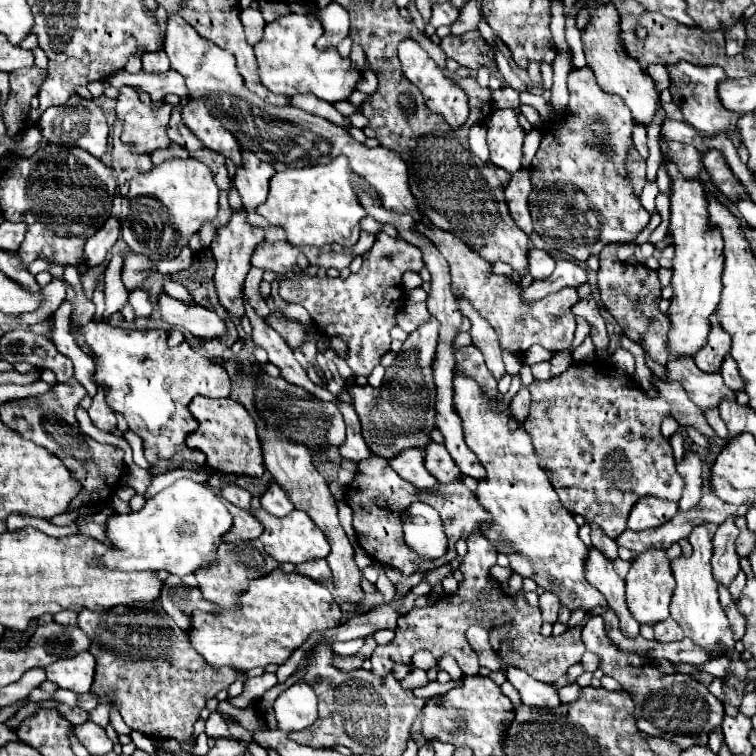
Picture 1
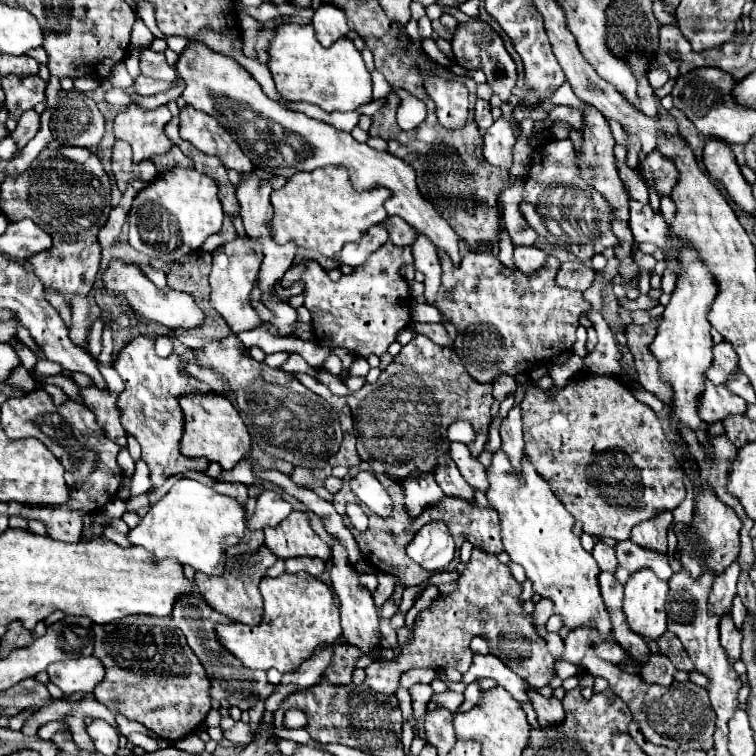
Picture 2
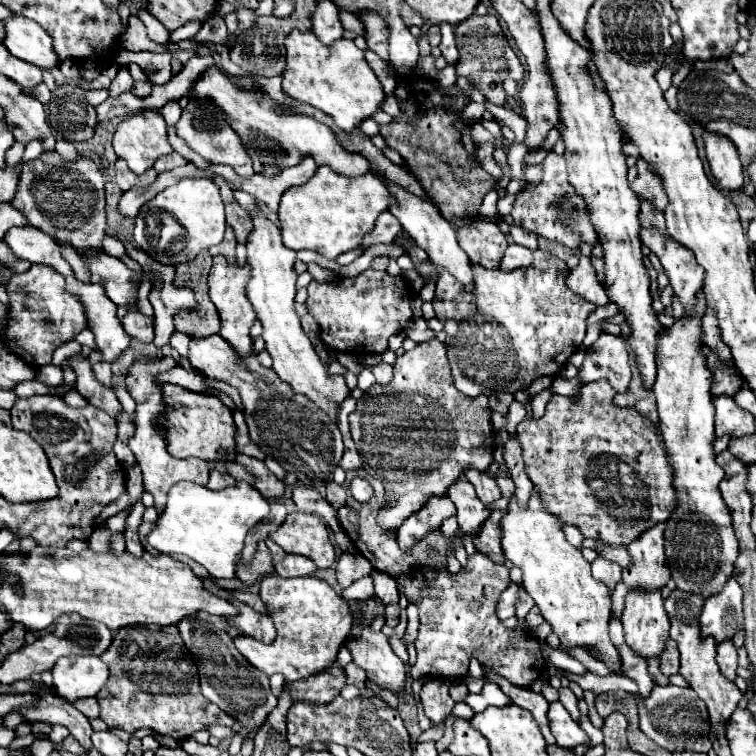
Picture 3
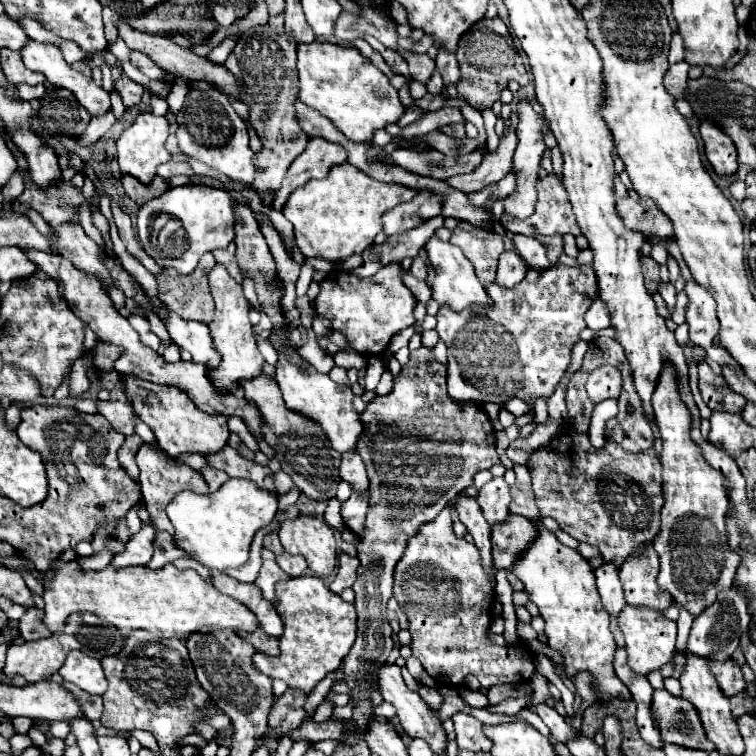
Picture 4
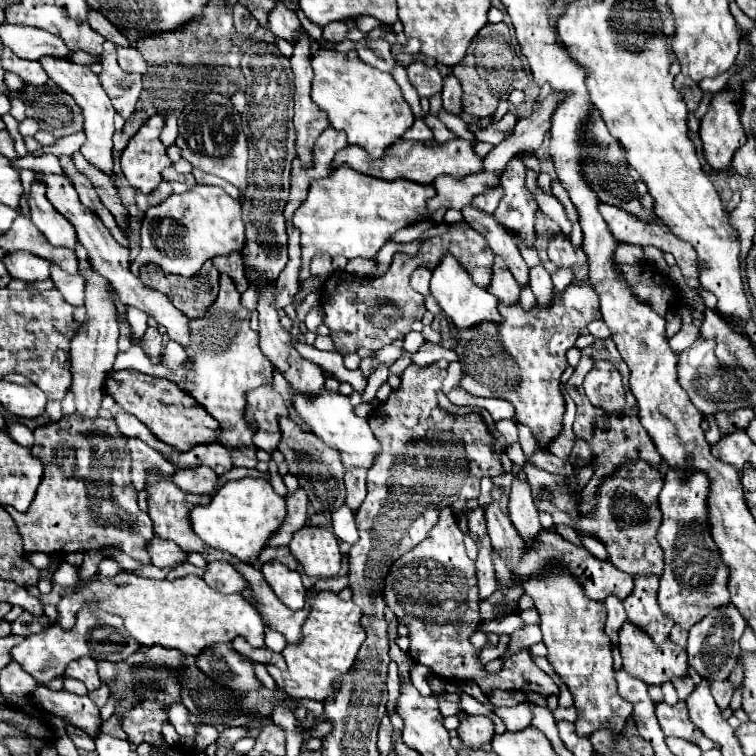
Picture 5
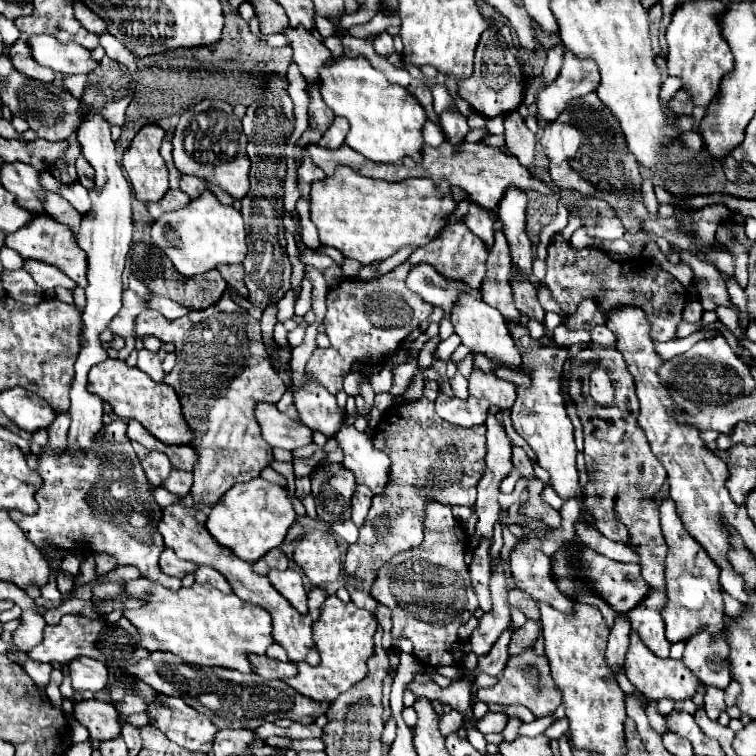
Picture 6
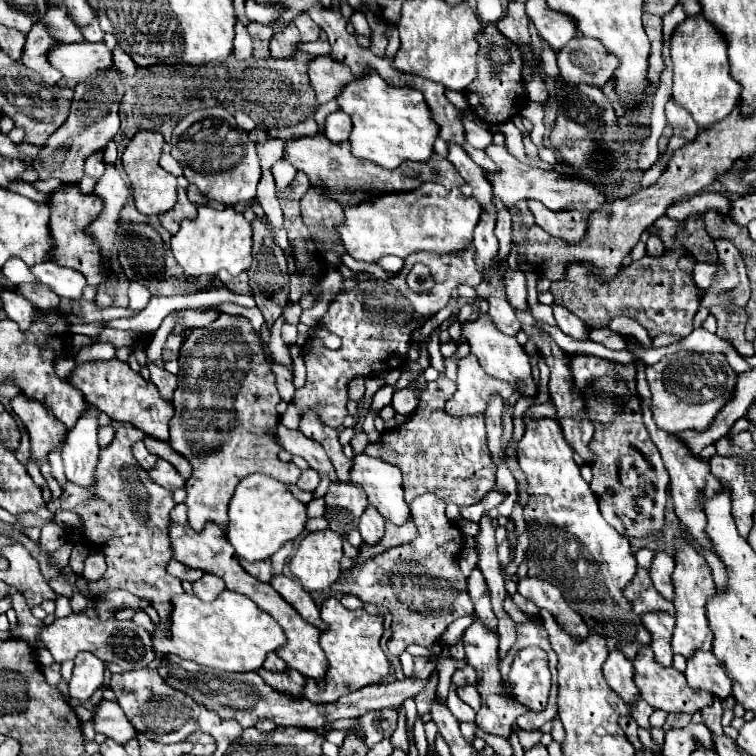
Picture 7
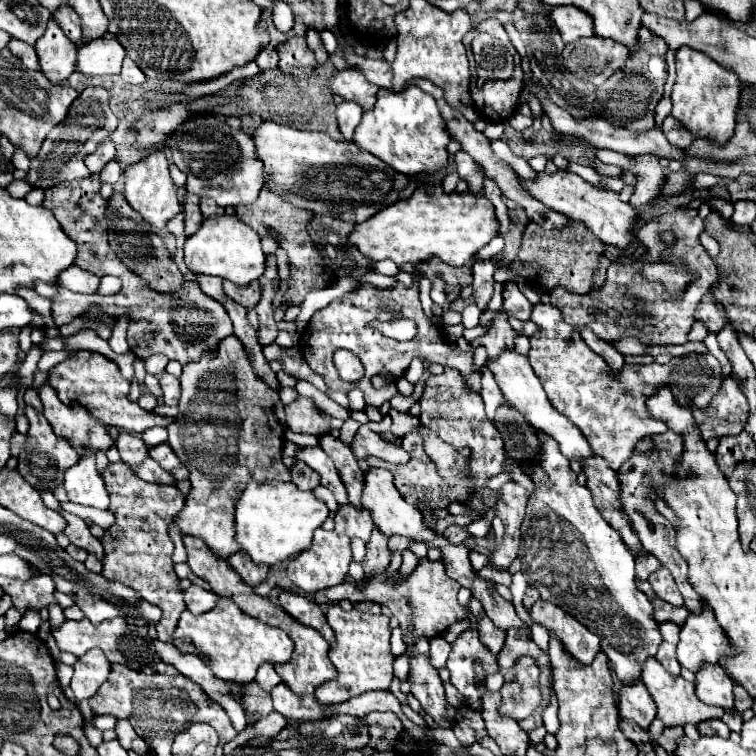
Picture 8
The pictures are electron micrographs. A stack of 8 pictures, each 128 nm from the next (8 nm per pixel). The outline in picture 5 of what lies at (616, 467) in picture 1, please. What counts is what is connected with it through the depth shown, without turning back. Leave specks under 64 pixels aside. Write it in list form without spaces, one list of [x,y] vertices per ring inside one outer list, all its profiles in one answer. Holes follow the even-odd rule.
[[[608,360],[592,366],[584,378],[584,392],[594,406],[600,406],[608,412],[618,412],[626,404],[622,376],[616,372],[616,368],[612,368],[612,364],[608,364]],[[644,460],[628,462],[626,466],[616,468],[612,476],[604,478],[600,484],[600,492],[596,492],[596,508],[592,512],[578,512],[576,516],[560,510],[552,502],[552,488],[544,486],[538,492],[538,510],[548,512],[554,518],[554,524],[566,524],[576,532],[596,536],[608,550],[610,562],[616,564],[622,572],[632,576],[636,574],[662,574],[664,560],[662,548],[658,546],[656,532],[660,528],[660,508],[658,494],[662,490],[662,474],[660,470],[644,464]]]

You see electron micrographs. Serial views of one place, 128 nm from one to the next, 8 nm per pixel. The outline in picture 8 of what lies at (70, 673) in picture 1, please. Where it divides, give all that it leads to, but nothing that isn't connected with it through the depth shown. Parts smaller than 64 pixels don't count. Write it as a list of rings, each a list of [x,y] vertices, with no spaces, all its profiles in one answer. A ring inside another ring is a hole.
[[[88,650],[84,656],[78,658],[74,664],[74,676],[72,676],[72,692],[76,700],[84,700],[96,694],[96,690],[104,684],[110,672],[110,662],[104,658],[100,650]]]

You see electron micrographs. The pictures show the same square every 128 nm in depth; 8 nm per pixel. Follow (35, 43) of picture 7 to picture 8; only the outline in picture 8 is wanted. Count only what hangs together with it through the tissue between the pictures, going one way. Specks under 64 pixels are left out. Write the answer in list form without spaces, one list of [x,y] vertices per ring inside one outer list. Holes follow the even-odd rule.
[[[50,20],[44,36],[34,44],[42,74],[52,84],[64,84],[76,70],[76,44],[70,42],[64,30]]]

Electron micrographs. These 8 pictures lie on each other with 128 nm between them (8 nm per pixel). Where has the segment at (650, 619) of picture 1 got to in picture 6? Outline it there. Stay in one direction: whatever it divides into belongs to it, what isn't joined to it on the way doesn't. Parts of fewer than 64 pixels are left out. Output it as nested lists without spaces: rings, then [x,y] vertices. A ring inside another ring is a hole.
[[[630,632],[630,648],[626,654],[626,662],[624,662],[624,670],[628,680],[648,698],[648,700],[660,700],[660,698],[672,698],[672,700],[686,700],[692,698],[696,688],[698,688],[698,680],[696,676],[692,676],[692,672],[688,672],[688,668],[684,668],[682,658],[674,660],[674,658],[658,658],[642,640],[640,636],[636,636],[636,632]]]

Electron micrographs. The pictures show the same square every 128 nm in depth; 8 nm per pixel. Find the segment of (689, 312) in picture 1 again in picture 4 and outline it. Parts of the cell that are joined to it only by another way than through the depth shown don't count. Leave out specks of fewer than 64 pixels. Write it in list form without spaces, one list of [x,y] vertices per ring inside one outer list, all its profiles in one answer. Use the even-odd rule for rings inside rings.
[[[664,364],[652,396],[654,418],[662,438],[660,462],[664,478],[662,528],[654,540],[654,550],[658,552],[662,566],[658,574],[660,588],[666,588],[678,604],[696,616],[716,600],[718,592],[728,590],[734,584],[740,556],[728,548],[728,498],[722,484],[724,476],[704,460],[702,448],[690,438],[692,414],[680,398],[678,384],[676,368]]]

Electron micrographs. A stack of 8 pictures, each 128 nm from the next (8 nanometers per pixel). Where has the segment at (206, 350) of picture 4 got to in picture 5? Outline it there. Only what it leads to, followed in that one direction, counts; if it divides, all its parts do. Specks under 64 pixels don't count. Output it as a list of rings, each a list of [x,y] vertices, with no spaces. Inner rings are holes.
[[[40,174],[40,180],[42,184],[46,186],[46,196],[50,200],[50,204],[64,216],[68,218],[74,228],[76,228],[76,234],[78,234],[78,242],[88,250],[88,260],[92,264],[92,268],[110,280],[112,288],[118,292],[120,300],[128,306],[134,306],[142,312],[146,312],[148,316],[154,316],[158,324],[166,326],[168,330],[168,338],[182,344],[182,346],[188,346],[190,342],[190,318],[186,318],[180,310],[176,310],[172,306],[172,302],[168,300],[166,294],[162,292],[156,292],[156,290],[150,290],[142,284],[142,280],[138,278],[138,274],[132,274],[130,272],[130,252],[128,248],[120,246],[112,234],[108,232],[108,228],[102,224],[102,220],[96,216],[96,212],[88,210],[80,200],[78,200],[78,192],[74,190],[74,186],[70,184],[70,180],[66,176],[56,176],[56,174]]]

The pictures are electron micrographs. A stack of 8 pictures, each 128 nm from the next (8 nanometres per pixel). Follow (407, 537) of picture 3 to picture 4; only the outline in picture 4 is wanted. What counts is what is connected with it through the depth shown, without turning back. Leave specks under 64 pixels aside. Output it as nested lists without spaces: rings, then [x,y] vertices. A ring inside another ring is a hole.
[[[446,506],[436,516],[436,520],[422,524],[420,532],[416,532],[412,540],[408,540],[406,552],[394,568],[394,596],[398,596],[410,622],[412,652],[420,660],[424,670],[442,686],[458,686],[468,674],[474,674],[484,688],[490,688],[494,684],[522,684],[534,674],[532,654],[524,644],[512,644],[504,648],[492,642],[488,628],[492,622],[496,580],[488,576],[484,566],[480,564],[478,548],[454,536],[450,514],[450,506]]]

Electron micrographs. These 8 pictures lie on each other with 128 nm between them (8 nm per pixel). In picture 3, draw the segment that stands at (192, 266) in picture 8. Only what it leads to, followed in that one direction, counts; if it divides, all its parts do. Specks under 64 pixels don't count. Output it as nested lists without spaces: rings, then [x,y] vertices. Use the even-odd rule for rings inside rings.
[[[188,178],[168,186],[140,208],[134,226],[134,242],[158,262],[180,264],[194,260],[200,250],[220,244],[224,228],[224,204],[216,184],[210,178]],[[156,228],[160,228],[160,236],[156,236]]]

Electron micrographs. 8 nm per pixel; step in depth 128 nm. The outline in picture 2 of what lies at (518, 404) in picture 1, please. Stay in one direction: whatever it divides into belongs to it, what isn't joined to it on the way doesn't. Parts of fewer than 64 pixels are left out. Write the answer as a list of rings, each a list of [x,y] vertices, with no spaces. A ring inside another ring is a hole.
[[[516,404],[510,408],[508,416],[502,420],[500,428],[502,448],[508,454],[516,472],[520,472],[520,460],[524,454],[524,440],[522,440],[522,408]]]

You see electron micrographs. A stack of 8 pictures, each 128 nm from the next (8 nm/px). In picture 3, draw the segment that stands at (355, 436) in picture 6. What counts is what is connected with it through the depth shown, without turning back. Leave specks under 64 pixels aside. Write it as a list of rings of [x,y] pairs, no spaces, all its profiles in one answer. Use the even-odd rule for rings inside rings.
[[[256,206],[254,212],[250,212],[254,230],[248,236],[248,264],[252,268],[250,282],[248,282],[248,298],[252,300],[252,306],[256,308],[258,320],[264,326],[262,338],[266,342],[266,350],[270,352],[274,360],[274,372],[288,382],[298,394],[308,396],[316,406],[320,406],[332,422],[336,422],[336,406],[348,396],[348,386],[342,376],[330,376],[326,370],[326,364],[320,362],[312,342],[304,334],[300,326],[300,318],[294,310],[294,296],[296,296],[296,252],[286,248],[280,240],[278,226],[268,220],[268,216]]]

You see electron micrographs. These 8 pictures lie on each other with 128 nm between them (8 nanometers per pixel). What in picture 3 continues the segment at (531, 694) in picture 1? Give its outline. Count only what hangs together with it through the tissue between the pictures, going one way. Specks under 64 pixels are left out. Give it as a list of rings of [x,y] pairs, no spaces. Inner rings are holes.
[[[552,702],[548,710],[548,726],[556,738],[558,746],[576,748],[578,744],[586,744],[588,736],[584,730],[570,718],[568,710],[560,702]]]

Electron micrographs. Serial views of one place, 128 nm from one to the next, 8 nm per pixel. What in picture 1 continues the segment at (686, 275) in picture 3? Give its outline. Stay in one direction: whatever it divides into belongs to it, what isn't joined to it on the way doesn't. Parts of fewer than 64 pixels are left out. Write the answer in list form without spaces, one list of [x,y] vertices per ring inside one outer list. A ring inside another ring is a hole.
[[[588,66],[580,70],[572,70],[568,74],[568,90],[570,90],[570,102],[566,112],[560,116],[562,124],[558,130],[558,138],[552,130],[544,132],[540,148],[534,156],[534,164],[530,168],[532,194],[528,202],[534,220],[534,230],[556,250],[568,252],[576,260],[586,260],[588,256],[592,256],[592,248],[596,248],[598,244],[632,242],[638,236],[638,232],[648,224],[650,216],[642,208],[642,204],[632,192],[632,186],[624,178],[626,174],[624,160],[632,144],[632,126],[634,126],[632,114],[628,112],[628,108],[618,96],[600,92],[600,86],[596,84],[596,78],[592,76]],[[590,124],[604,126],[608,130],[606,138],[600,140],[590,130]]]

